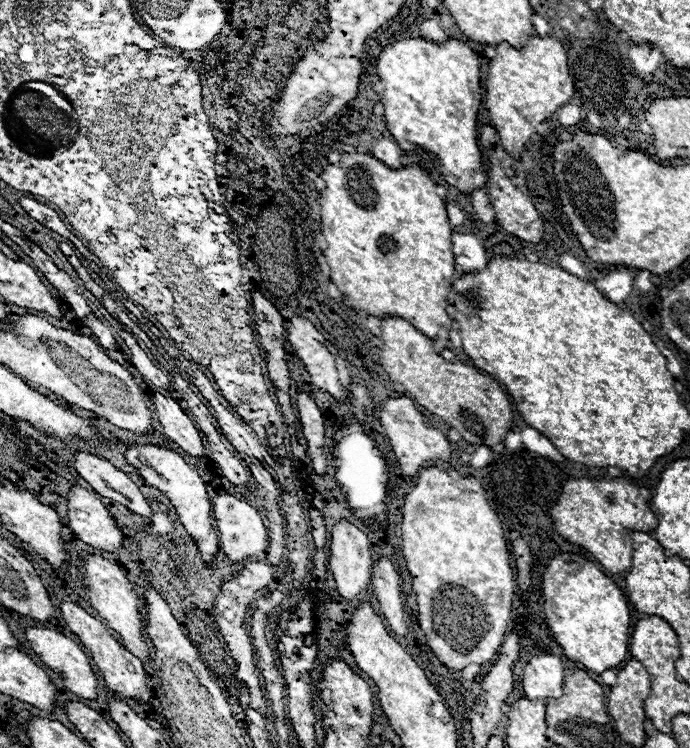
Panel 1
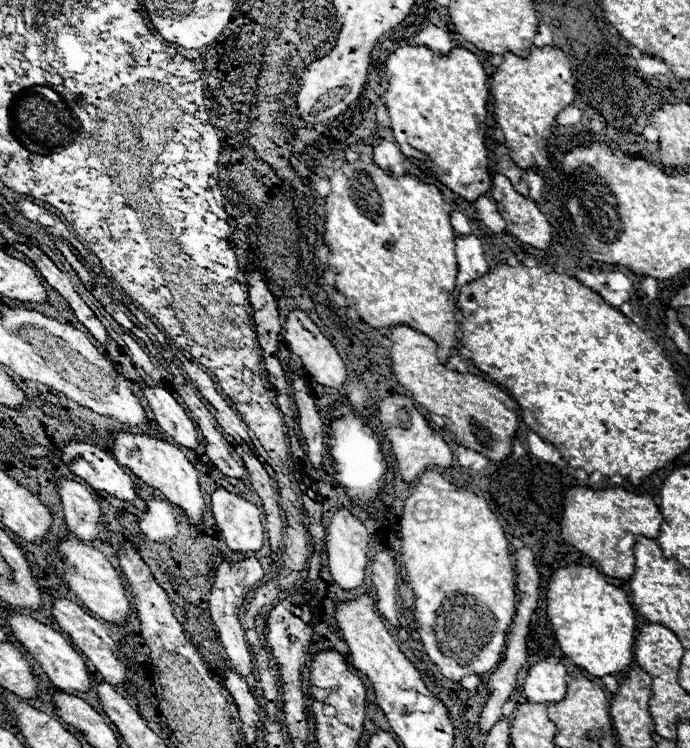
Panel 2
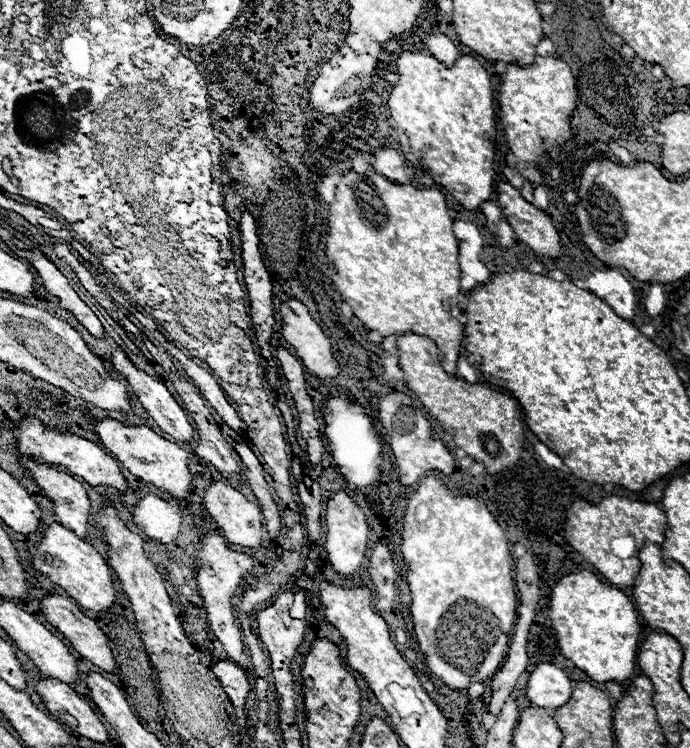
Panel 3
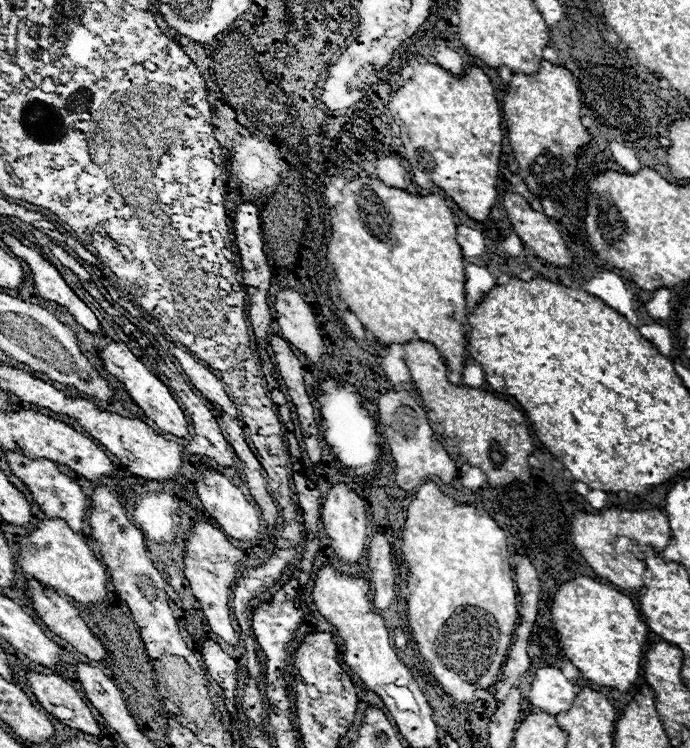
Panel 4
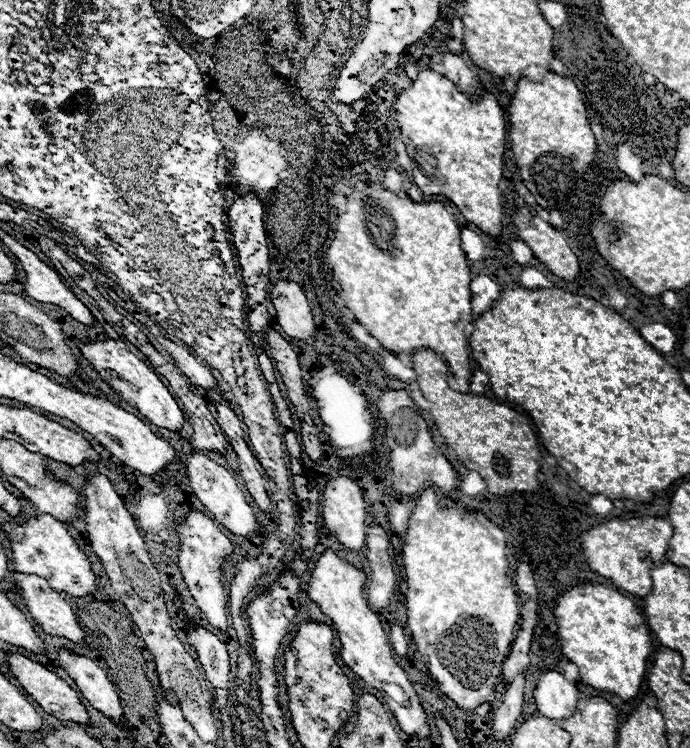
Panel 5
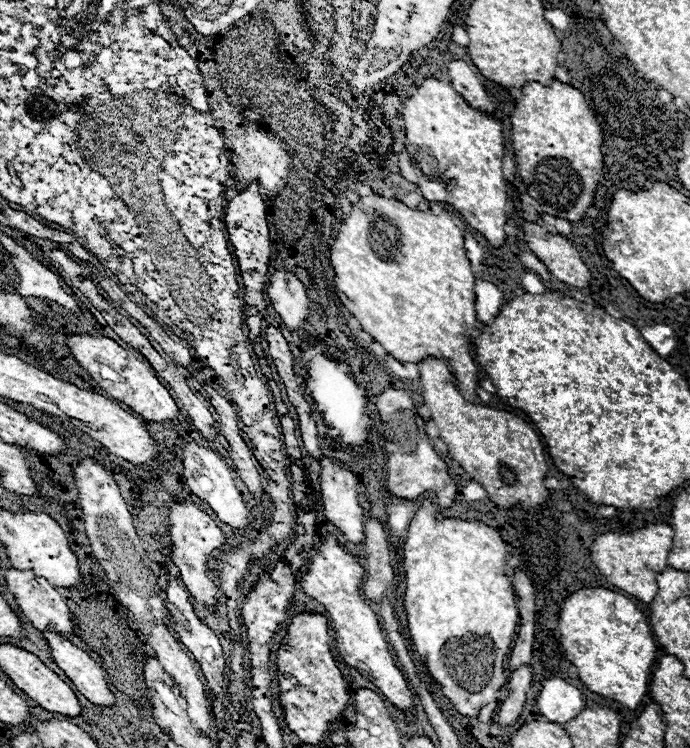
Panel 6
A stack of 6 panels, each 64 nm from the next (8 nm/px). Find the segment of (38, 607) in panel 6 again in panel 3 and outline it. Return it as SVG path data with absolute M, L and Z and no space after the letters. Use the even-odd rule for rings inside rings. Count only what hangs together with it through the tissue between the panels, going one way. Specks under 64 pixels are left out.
M50 594L50 596L44 596L42 598L42 614L46 616L46 620L74 646L74 650L84 656L86 660L90 660L94 666L106 670L106 672L112 672L116 668L116 662L114 662L114 656L112 656L112 650L108 646L108 638L106 634L96 626L94 620L86 618L82 612L80 612L80 606L70 600L70 598L62 598L58 594Z

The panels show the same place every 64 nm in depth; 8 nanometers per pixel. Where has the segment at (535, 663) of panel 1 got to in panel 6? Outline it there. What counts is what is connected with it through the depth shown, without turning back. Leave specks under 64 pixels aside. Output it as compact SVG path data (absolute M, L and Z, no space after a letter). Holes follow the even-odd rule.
M548 678L542 684L538 696L538 710L550 722L566 724L574 720L586 706L586 700L578 688L568 684L562 678Z

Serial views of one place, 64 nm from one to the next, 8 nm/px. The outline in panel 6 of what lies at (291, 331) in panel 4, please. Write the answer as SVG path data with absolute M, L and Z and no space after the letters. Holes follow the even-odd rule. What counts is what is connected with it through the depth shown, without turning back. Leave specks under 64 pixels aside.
M276 270L270 274L266 294L290 330L296 330L304 324L308 318L308 298L304 284L294 272Z

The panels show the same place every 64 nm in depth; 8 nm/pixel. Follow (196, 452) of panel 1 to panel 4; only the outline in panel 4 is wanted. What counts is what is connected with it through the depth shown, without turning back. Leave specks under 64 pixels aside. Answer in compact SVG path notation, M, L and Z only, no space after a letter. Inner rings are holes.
M112 342L106 344L104 348L100 348L96 352L96 356L102 360L102 368L116 378L118 386L122 390L126 390L126 394L136 402L136 406L150 418L156 422L156 426L164 432L170 432L174 436L186 436L188 434L188 422L184 416L184 410L178 406L178 402L174 400L174 396L170 394L168 386L164 386L164 382L152 374L130 350L124 342Z

